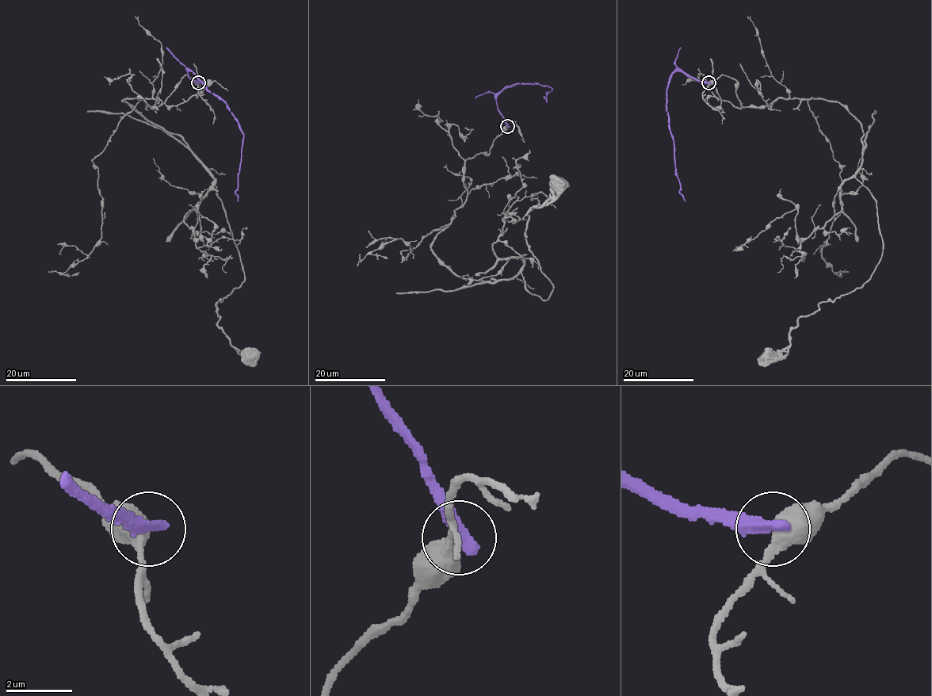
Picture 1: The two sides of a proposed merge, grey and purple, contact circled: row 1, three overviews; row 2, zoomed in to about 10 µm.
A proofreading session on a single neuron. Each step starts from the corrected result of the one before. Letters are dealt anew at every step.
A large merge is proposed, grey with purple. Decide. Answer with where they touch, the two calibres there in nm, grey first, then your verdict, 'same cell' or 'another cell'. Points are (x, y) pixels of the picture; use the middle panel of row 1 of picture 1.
place (507, 126); calibres 440 and 440 nm; another cell

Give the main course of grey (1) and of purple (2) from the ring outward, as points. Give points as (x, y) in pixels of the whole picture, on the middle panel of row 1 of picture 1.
1: (507, 125), (465, 161), (466, 200), (430, 250), (467, 279), (520, 273), (547, 300), (526, 213), (556, 184)
2: (507, 125), (496, 103), (496, 96), (512, 85), (534, 83), (548, 86), (552, 89), (544, 97), (547, 102)

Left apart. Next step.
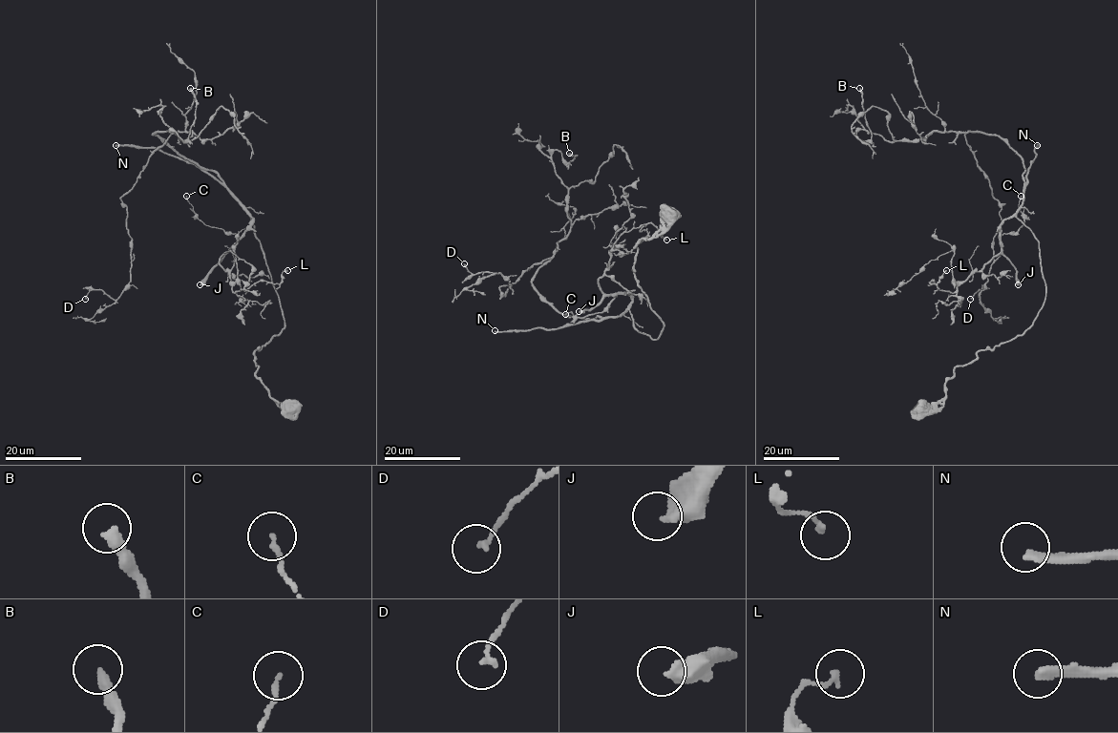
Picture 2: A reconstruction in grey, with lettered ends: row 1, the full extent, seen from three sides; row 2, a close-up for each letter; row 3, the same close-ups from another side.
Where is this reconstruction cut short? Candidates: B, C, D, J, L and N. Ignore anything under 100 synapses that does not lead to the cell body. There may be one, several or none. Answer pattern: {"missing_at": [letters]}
{"missing_at": ["J", "N"]}

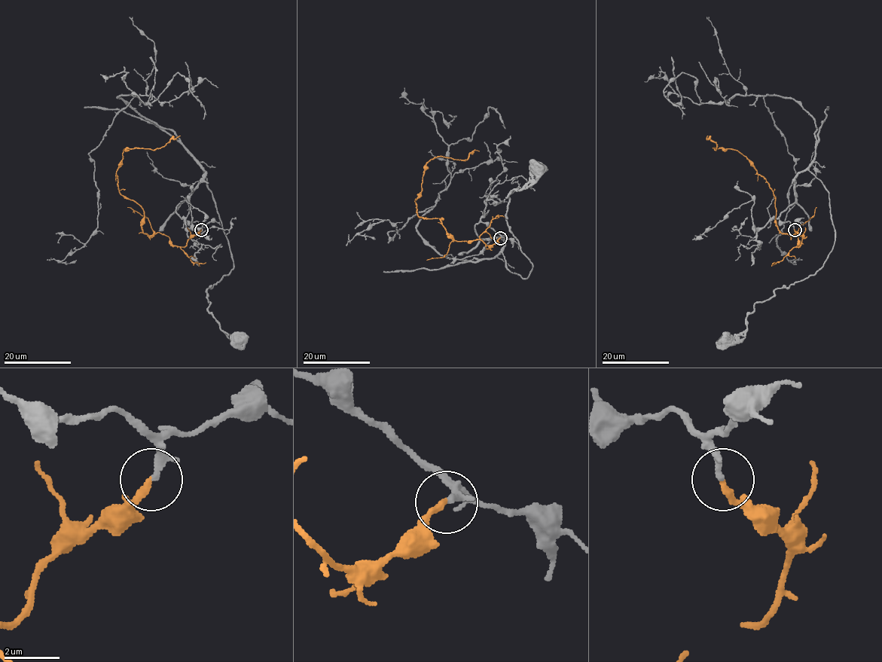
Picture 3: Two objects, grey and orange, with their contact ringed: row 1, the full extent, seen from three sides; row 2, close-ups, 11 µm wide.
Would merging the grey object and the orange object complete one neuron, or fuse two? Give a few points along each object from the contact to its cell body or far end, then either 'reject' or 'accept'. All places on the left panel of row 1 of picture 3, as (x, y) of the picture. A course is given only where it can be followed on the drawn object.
grey runs (201, 229), (176, 207), (197, 187), (202, 169), (233, 263), (207, 289), (208, 311), (236, 340); orange runs (201, 229), (184, 247), (159, 233), (144, 233), (144, 211), (118, 187), (125, 148), (160, 148), (180, 135); accept

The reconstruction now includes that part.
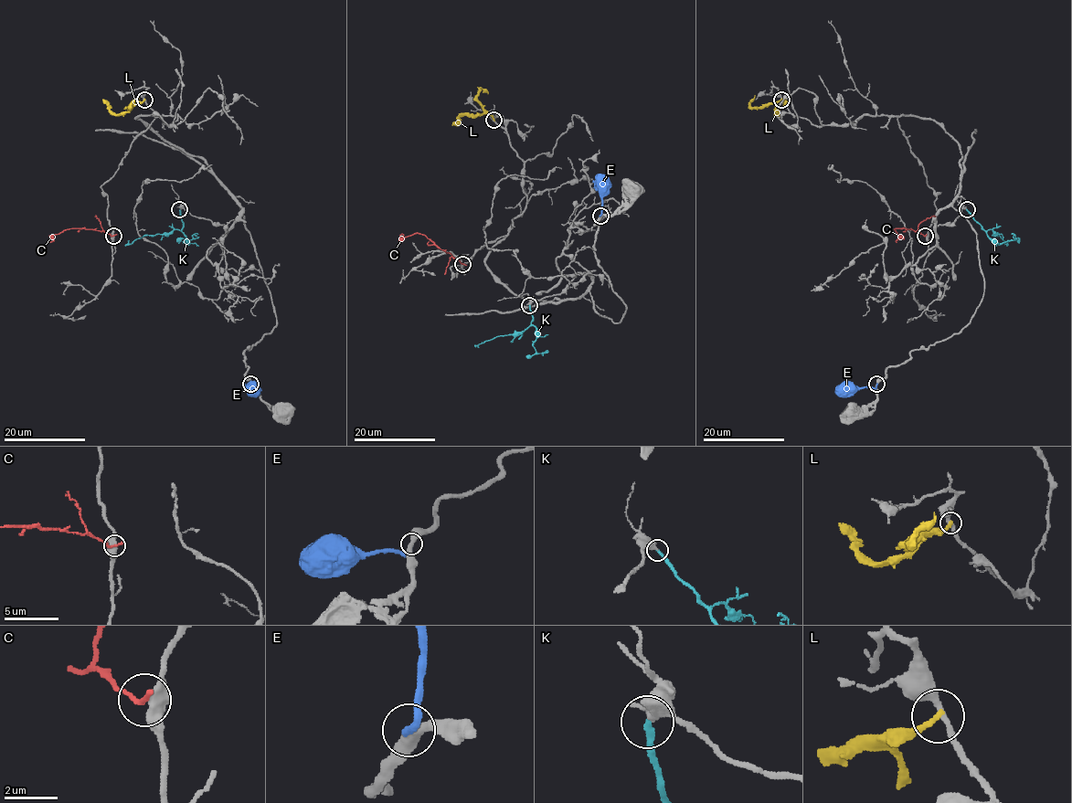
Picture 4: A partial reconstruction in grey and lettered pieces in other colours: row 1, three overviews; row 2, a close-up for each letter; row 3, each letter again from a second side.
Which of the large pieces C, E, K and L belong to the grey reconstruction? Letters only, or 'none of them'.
K

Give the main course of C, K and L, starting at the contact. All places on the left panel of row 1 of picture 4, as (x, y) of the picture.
C: (112, 235), (99, 230), (72, 228), (54, 235), (49, 242)
K: (179, 210), (181, 230), (144, 235), (129, 243), (129, 240)
L: (144, 100), (123, 113), (114, 113), (102, 100)

